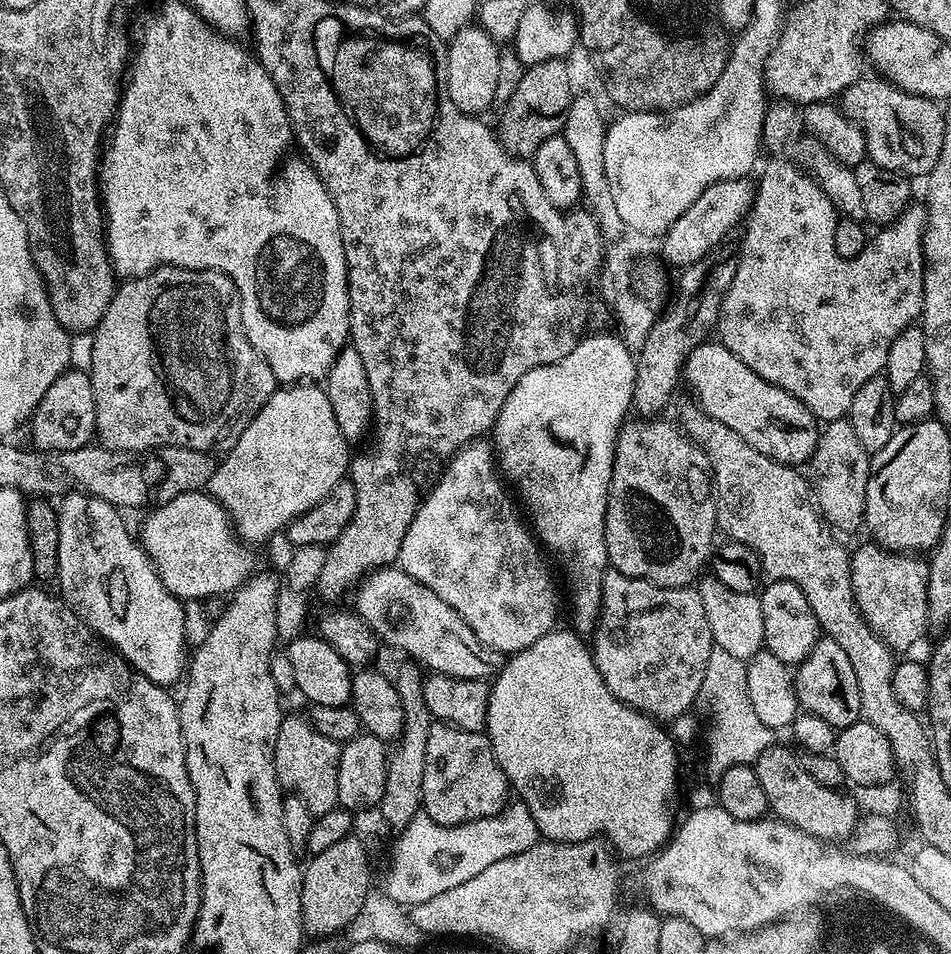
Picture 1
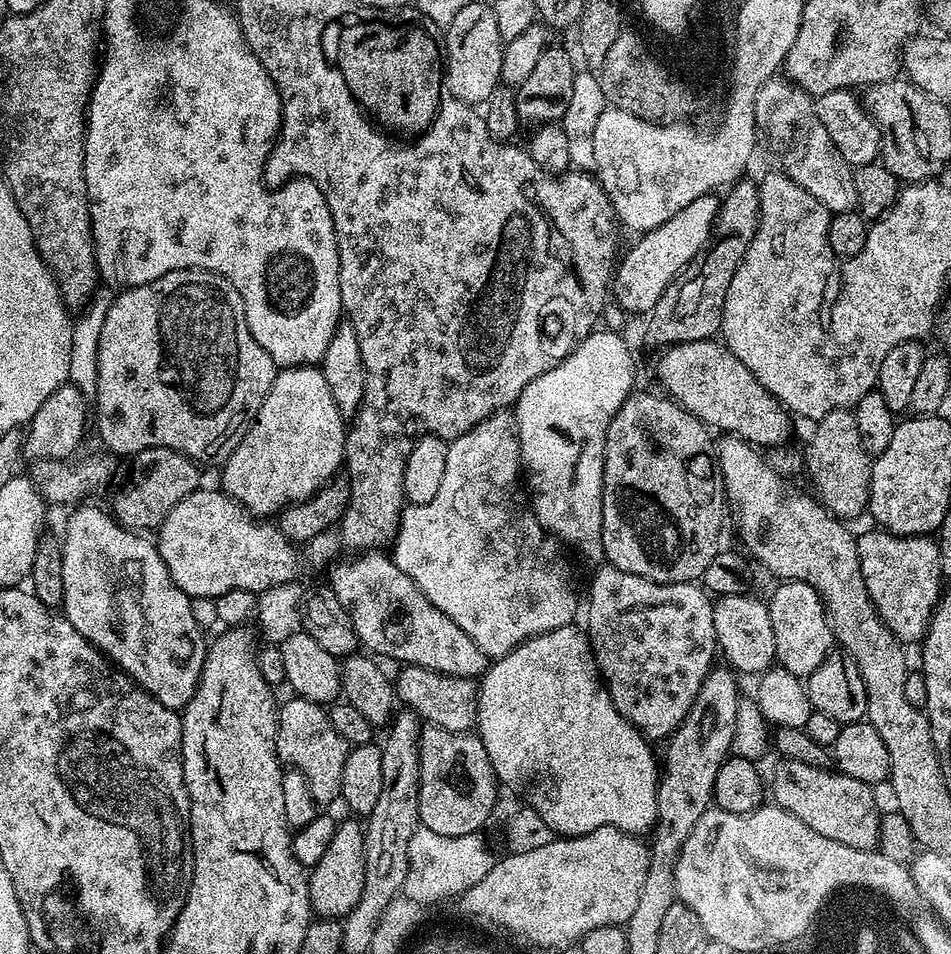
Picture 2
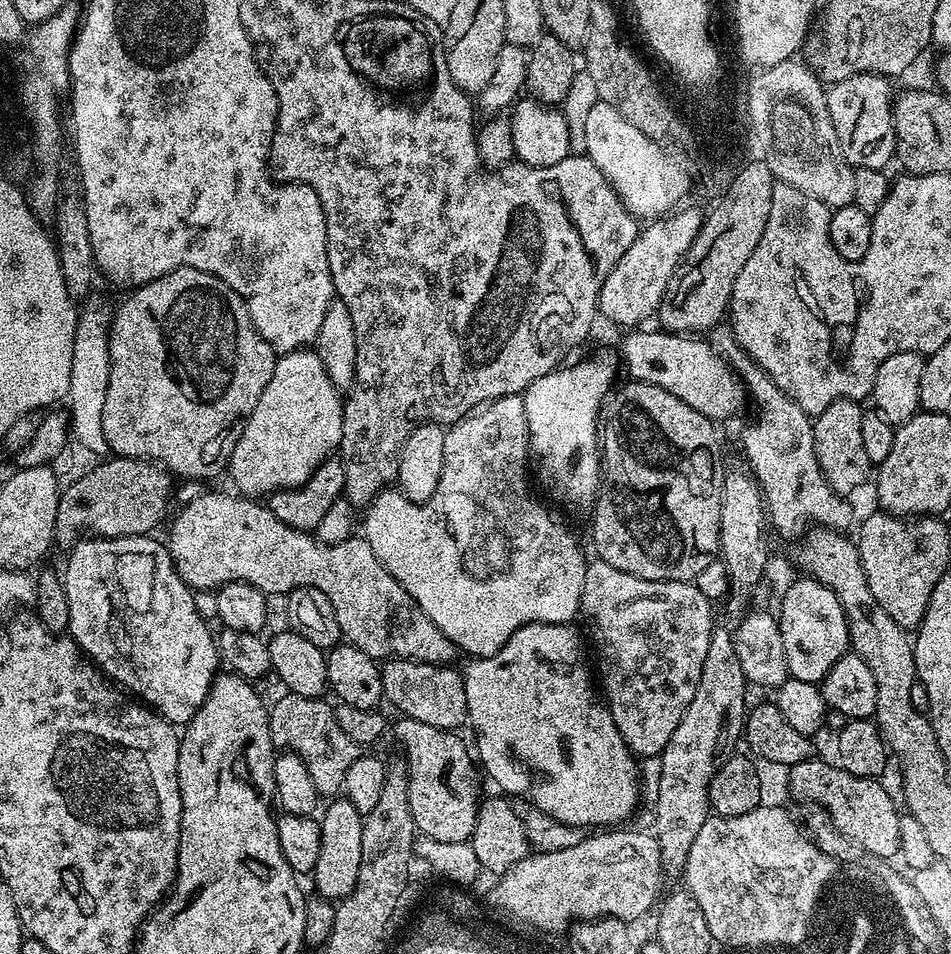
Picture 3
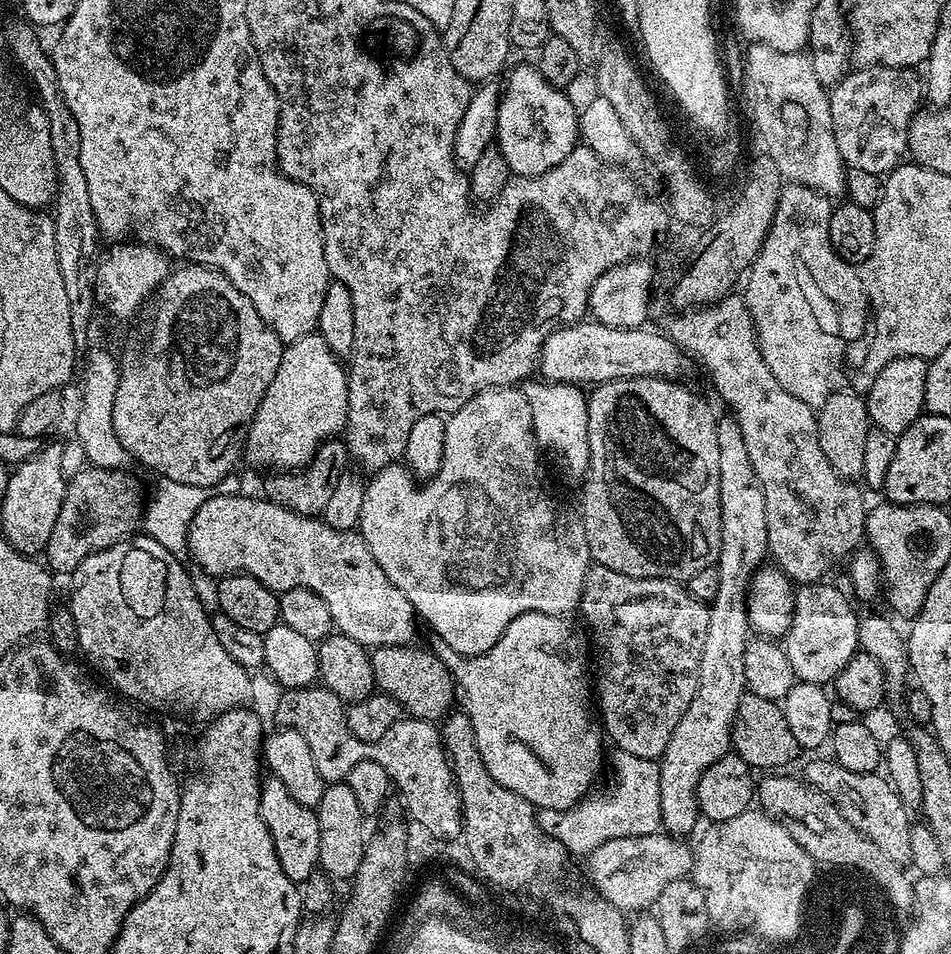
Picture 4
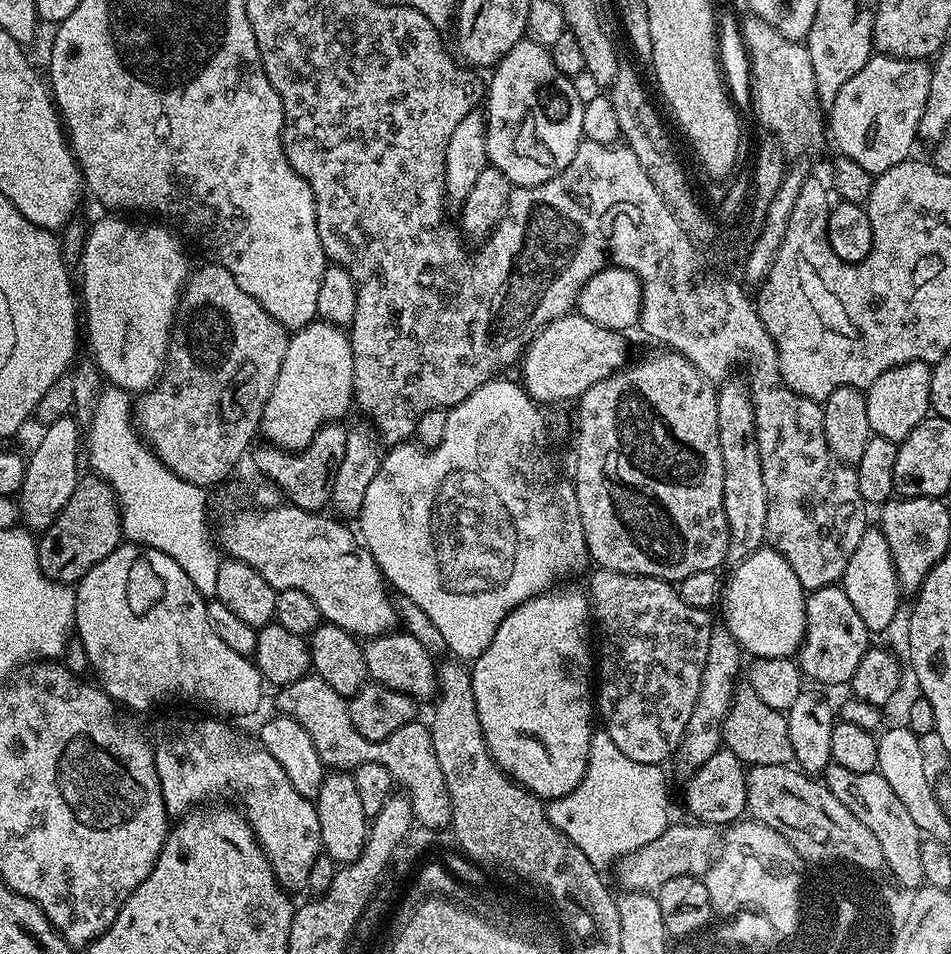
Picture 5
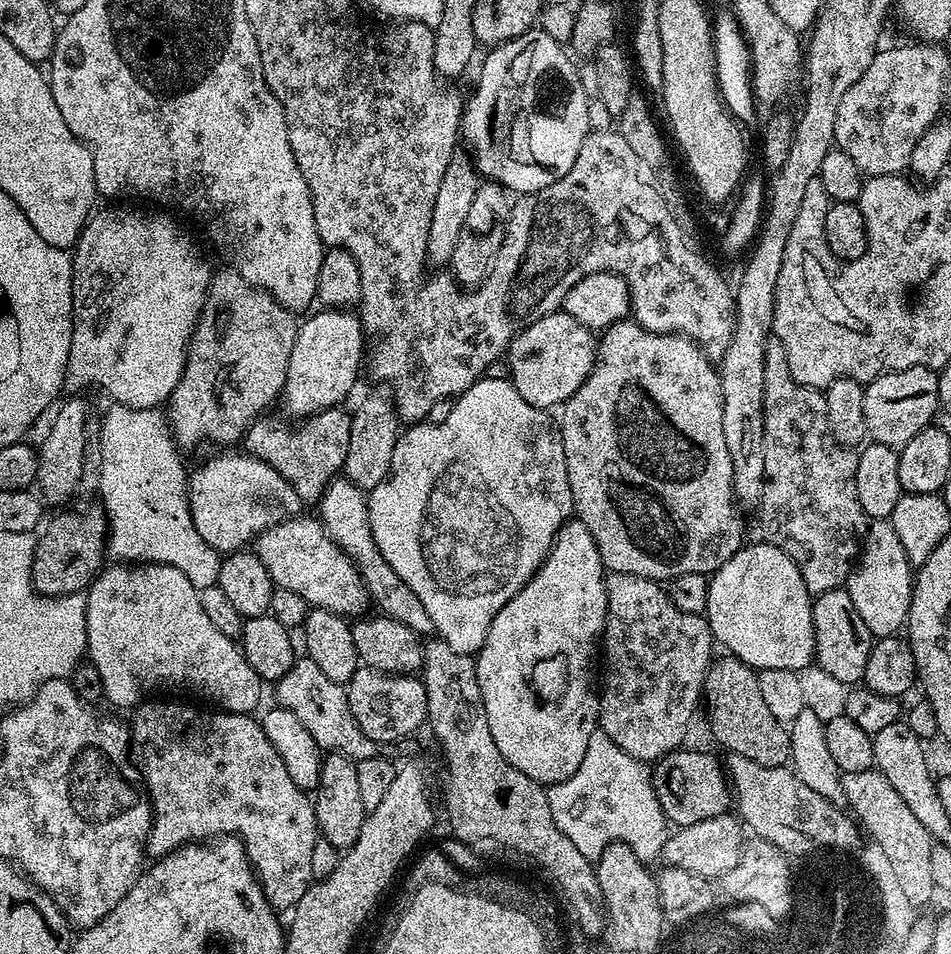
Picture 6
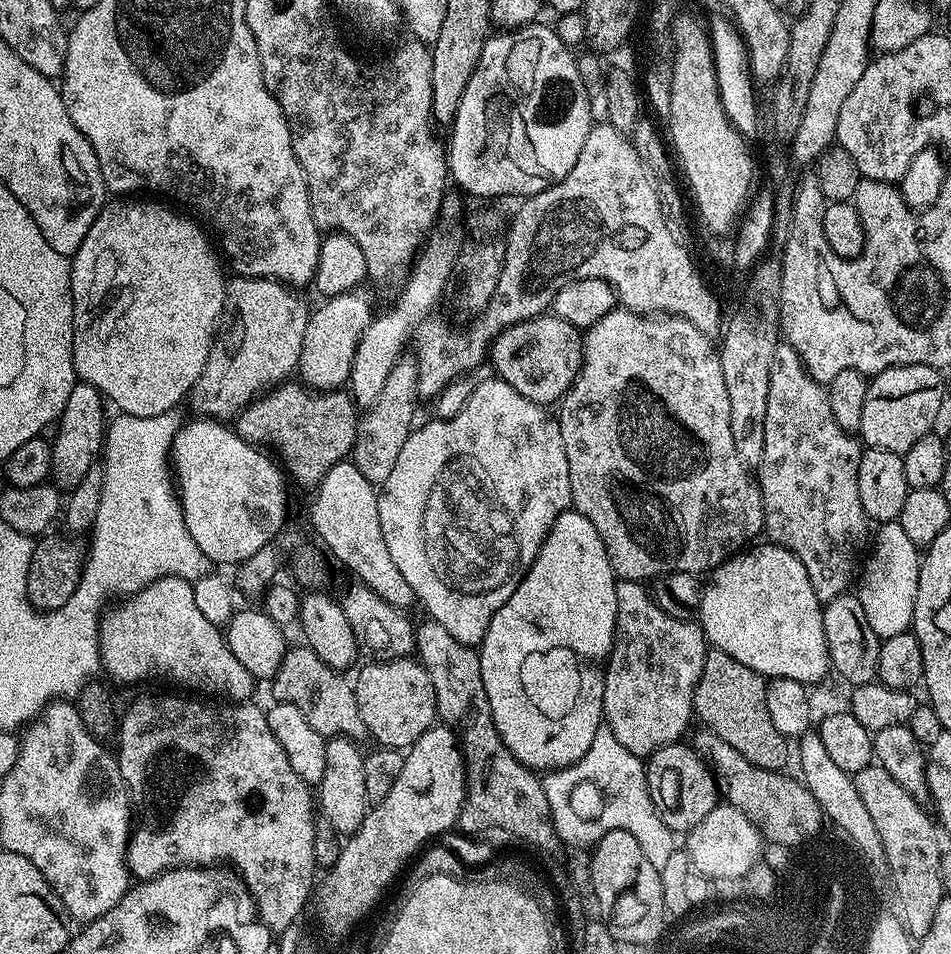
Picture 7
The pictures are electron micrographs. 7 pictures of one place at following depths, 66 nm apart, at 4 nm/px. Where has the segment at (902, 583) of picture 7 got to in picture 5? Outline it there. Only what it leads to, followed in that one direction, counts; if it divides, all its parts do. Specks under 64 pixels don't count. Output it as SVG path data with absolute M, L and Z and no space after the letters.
M880 527L865 528L854 554L850 554L850 562L846 562L842 587L854 610L858 610L862 622L866 622L869 633L884 632L891 626L892 619L900 608L902 589L897 580L890 545L886 542L886 536L882 534Z

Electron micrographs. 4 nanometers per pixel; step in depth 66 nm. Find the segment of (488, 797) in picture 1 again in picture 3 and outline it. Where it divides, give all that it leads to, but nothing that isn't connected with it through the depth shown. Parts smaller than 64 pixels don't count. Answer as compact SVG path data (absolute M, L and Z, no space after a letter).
M407 718L397 721L396 740L408 751L408 789L417 833L438 842L471 841L482 799L482 776L469 745L467 748L455 731Z

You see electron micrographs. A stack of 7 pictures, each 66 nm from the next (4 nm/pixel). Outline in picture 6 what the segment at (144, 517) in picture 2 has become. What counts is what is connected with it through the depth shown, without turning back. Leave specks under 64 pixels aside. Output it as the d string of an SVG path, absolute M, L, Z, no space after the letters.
M95 507L80 513L64 512L43 525L32 559L32 586L41 596L83 593L101 571L106 560L108 516L103 507Z

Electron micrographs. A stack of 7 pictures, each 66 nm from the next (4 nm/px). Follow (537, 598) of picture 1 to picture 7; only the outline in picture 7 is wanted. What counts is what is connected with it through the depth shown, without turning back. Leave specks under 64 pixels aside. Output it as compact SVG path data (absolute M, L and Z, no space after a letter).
M493 378L480 382L474 389L472 396L462 406L460 413L449 420L430 419L429 424L413 427L411 434L402 445L398 458L394 461L394 470L390 470L390 478L379 485L377 510L378 522L382 528L382 536L386 540L386 547L390 550L390 557L398 566L399 573L410 584L410 587L419 607L425 608L427 615L433 620L442 622L454 638L463 644L479 645L483 640L486 630L490 626L490 618L500 607L507 602L510 594L518 590L522 578L530 570L542 542L548 536L548 527L556 521L556 517L572 508L572 495L570 494L570 466L566 466L566 446L562 446L562 430L560 421L555 415L552 416L547 407L530 402L514 386L506 381Z

